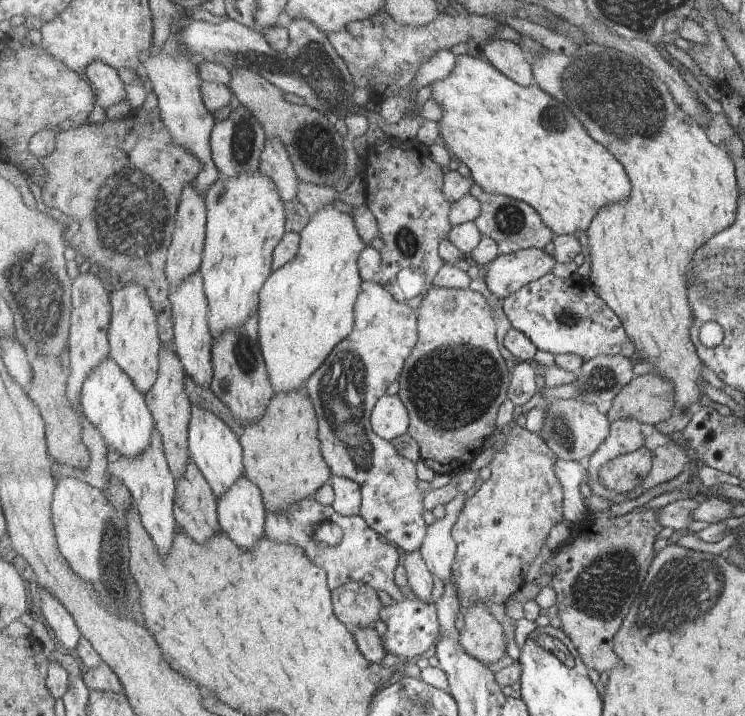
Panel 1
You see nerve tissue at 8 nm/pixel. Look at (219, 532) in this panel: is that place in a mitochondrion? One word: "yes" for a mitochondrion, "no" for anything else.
no

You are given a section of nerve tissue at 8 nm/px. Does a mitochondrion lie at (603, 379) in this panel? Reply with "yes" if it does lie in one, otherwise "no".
yes

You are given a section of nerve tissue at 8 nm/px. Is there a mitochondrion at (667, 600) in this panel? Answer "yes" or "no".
yes

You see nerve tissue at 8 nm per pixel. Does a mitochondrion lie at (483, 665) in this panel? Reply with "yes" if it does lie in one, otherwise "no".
no

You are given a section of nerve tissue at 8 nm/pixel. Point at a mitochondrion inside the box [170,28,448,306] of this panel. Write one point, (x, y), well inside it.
(318, 63)

